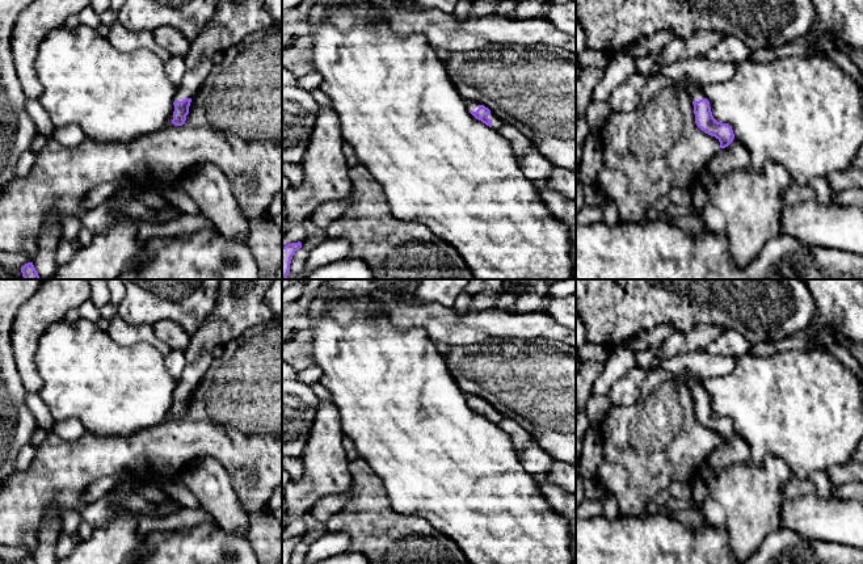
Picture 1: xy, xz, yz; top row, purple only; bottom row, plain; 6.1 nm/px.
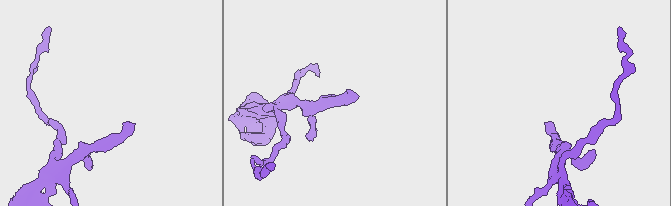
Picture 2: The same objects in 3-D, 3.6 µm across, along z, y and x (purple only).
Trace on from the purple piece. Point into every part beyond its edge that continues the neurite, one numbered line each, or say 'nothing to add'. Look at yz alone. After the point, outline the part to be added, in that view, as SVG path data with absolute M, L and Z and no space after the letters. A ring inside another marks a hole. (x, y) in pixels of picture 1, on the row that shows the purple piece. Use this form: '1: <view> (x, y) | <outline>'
1: yz (695, 91) | M690 80L686 83L687 93L692 101L699 101L702 98L706 98L703 93L703 85L695 83L694 80Z

